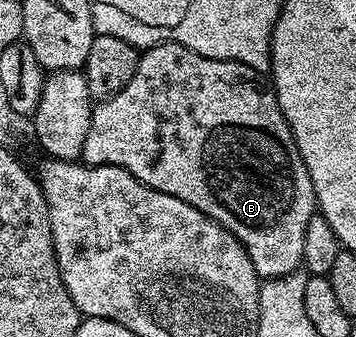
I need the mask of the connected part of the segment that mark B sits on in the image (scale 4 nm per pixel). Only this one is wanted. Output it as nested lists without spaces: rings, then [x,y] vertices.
[[[171,41],[162,45],[152,45],[139,56],[136,75],[128,79],[128,83],[116,95],[99,101],[90,110],[90,126],[88,139],[84,139],[81,160],[88,165],[115,165],[128,171],[140,183],[152,187],[156,191],[164,191],[164,195],[172,195],[176,199],[184,199],[196,211],[208,215],[220,227],[228,230],[234,238],[248,251],[248,259],[252,259],[252,267],[257,271],[259,278],[269,279],[283,277],[295,272],[302,265],[304,255],[304,231],[308,231],[308,219],[316,215],[316,202],[312,179],[308,175],[308,167],[296,147],[296,139],[280,111],[278,96],[274,94],[271,82],[263,74],[257,73],[239,61],[221,61],[208,59],[196,51]]]

